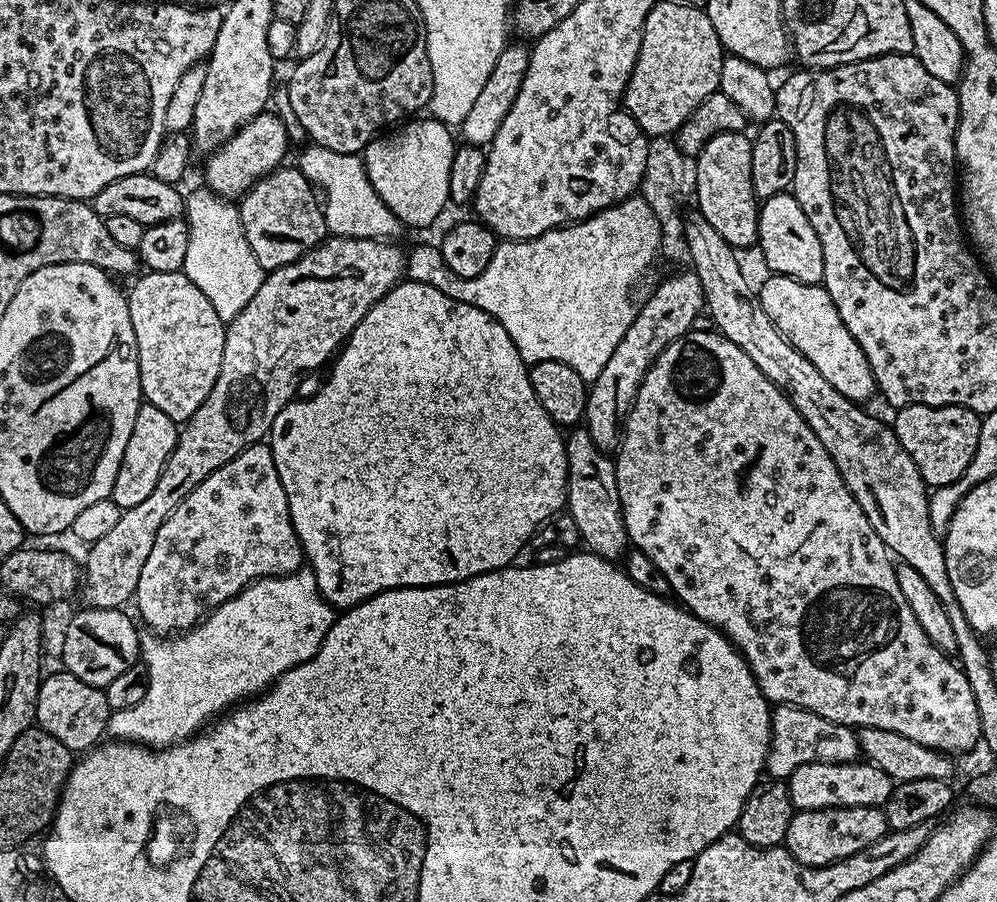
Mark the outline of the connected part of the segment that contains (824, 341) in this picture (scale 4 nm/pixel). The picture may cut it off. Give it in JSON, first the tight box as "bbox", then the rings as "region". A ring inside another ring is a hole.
{"bbox":[758,274,877,402],"region":[[[772,274],[758,293],[762,309],[766,310],[766,314],[770,316],[770,320],[781,335],[814,364],[815,369],[822,374],[823,378],[826,378],[826,381],[830,382],[830,385],[834,386],[835,390],[838,390],[839,394],[855,402],[864,402],[862,400],[868,400],[872,395],[874,397],[877,395],[876,379],[866,362],[866,354],[862,350],[862,346],[858,346],[858,342],[854,342],[854,334],[850,334],[850,330],[846,330],[846,326],[825,288],[818,284],[803,284],[794,278]]]}

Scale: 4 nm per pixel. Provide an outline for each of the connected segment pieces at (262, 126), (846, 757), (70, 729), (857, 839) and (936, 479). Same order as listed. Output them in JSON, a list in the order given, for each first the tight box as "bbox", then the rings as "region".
[{"bbox":[203,111,290,201],"region":[[[262,111],[249,124],[243,124],[232,137],[207,157],[208,165],[204,168],[203,183],[225,200],[235,201],[244,197],[263,176],[268,176],[281,167],[285,163],[284,155],[288,148],[290,141],[286,126],[274,111]]]},{"bbox":[766,704,860,781],"region":[[[777,704],[772,708],[772,737],[766,765],[767,775],[771,779],[787,781],[798,766],[806,766],[810,762],[851,764],[860,755],[860,737],[855,727],[830,722],[830,718],[822,718],[793,704]]]},{"bbox":[35,670,110,754],"region":[[[67,670],[59,671],[53,676],[45,675],[40,681],[35,723],[46,730],[46,734],[58,738],[58,742],[62,742],[62,746],[69,748],[72,753],[83,754],[105,739],[110,715],[106,694],[104,689],[82,682],[82,678]]]},{"bbox":[783,806,889,868],"region":[[[846,806],[826,810],[796,810],[790,818],[783,847],[794,854],[798,862],[817,868],[833,864],[842,858],[850,858],[850,854],[858,854],[858,850],[866,850],[889,830],[883,807]]]},{"bbox":[894,404,981,489],"region":[[[915,404],[895,413],[894,429],[903,450],[910,454],[929,489],[953,484],[970,466],[978,446],[981,417],[962,406],[926,406]]]}]

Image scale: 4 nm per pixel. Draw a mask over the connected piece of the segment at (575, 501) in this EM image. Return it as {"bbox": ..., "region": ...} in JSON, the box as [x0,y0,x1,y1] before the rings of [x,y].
{"bbox":[564,426,630,561],"region":[[[576,426],[564,441],[568,459],[568,499],[566,511],[578,526],[583,547],[604,560],[619,561],[629,551],[630,541],[624,525],[622,502],[618,498],[616,461],[598,447],[587,428]]]}

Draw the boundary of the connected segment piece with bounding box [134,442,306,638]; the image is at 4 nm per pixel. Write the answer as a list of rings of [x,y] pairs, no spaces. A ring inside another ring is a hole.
[[[261,442],[252,445],[245,452],[239,452],[230,462],[226,462],[226,466],[214,470],[214,474],[210,474],[197,488],[190,490],[190,494],[186,494],[186,498],[178,502],[178,506],[169,514],[166,522],[162,522],[162,530],[158,530],[158,538],[154,538],[154,547],[150,550],[150,555],[146,557],[146,566],[142,566],[142,575],[138,578],[134,605],[136,604],[145,626],[148,627],[145,629],[167,638],[173,634],[183,634],[195,624],[199,624],[208,613],[222,606],[222,602],[237,596],[252,581],[265,580],[271,576],[288,576],[291,572],[305,567],[305,564],[304,547],[300,545],[300,539],[292,525],[290,506],[286,502],[286,490],[282,490],[282,478],[278,478],[278,470],[274,466],[274,454],[267,443]]]

